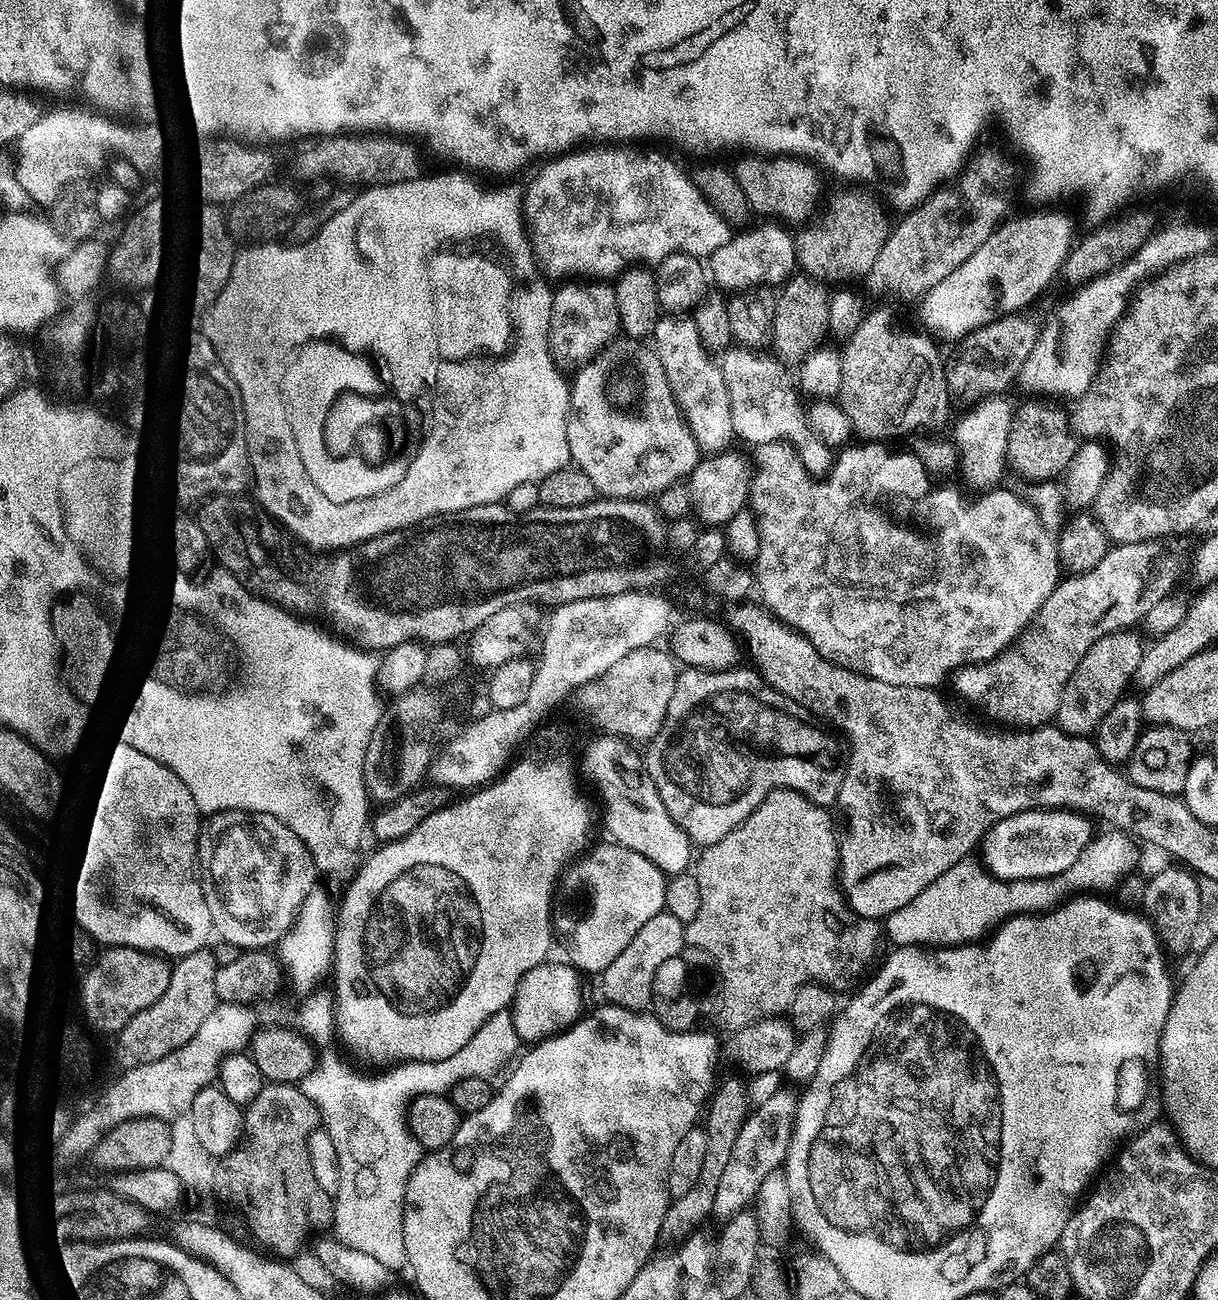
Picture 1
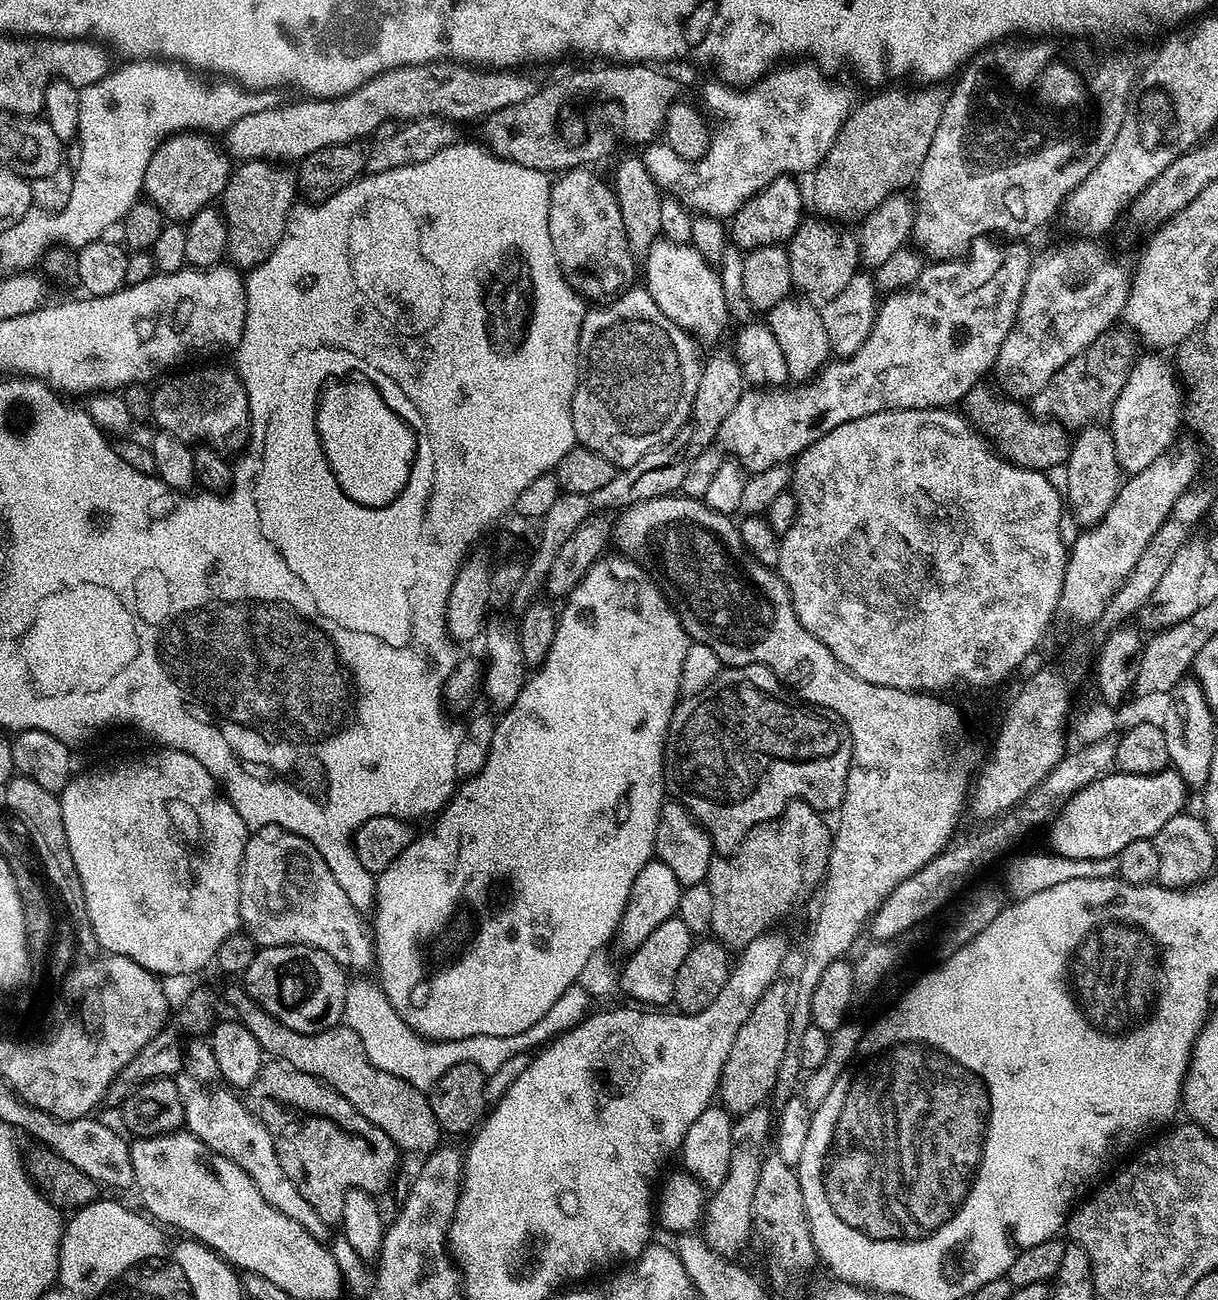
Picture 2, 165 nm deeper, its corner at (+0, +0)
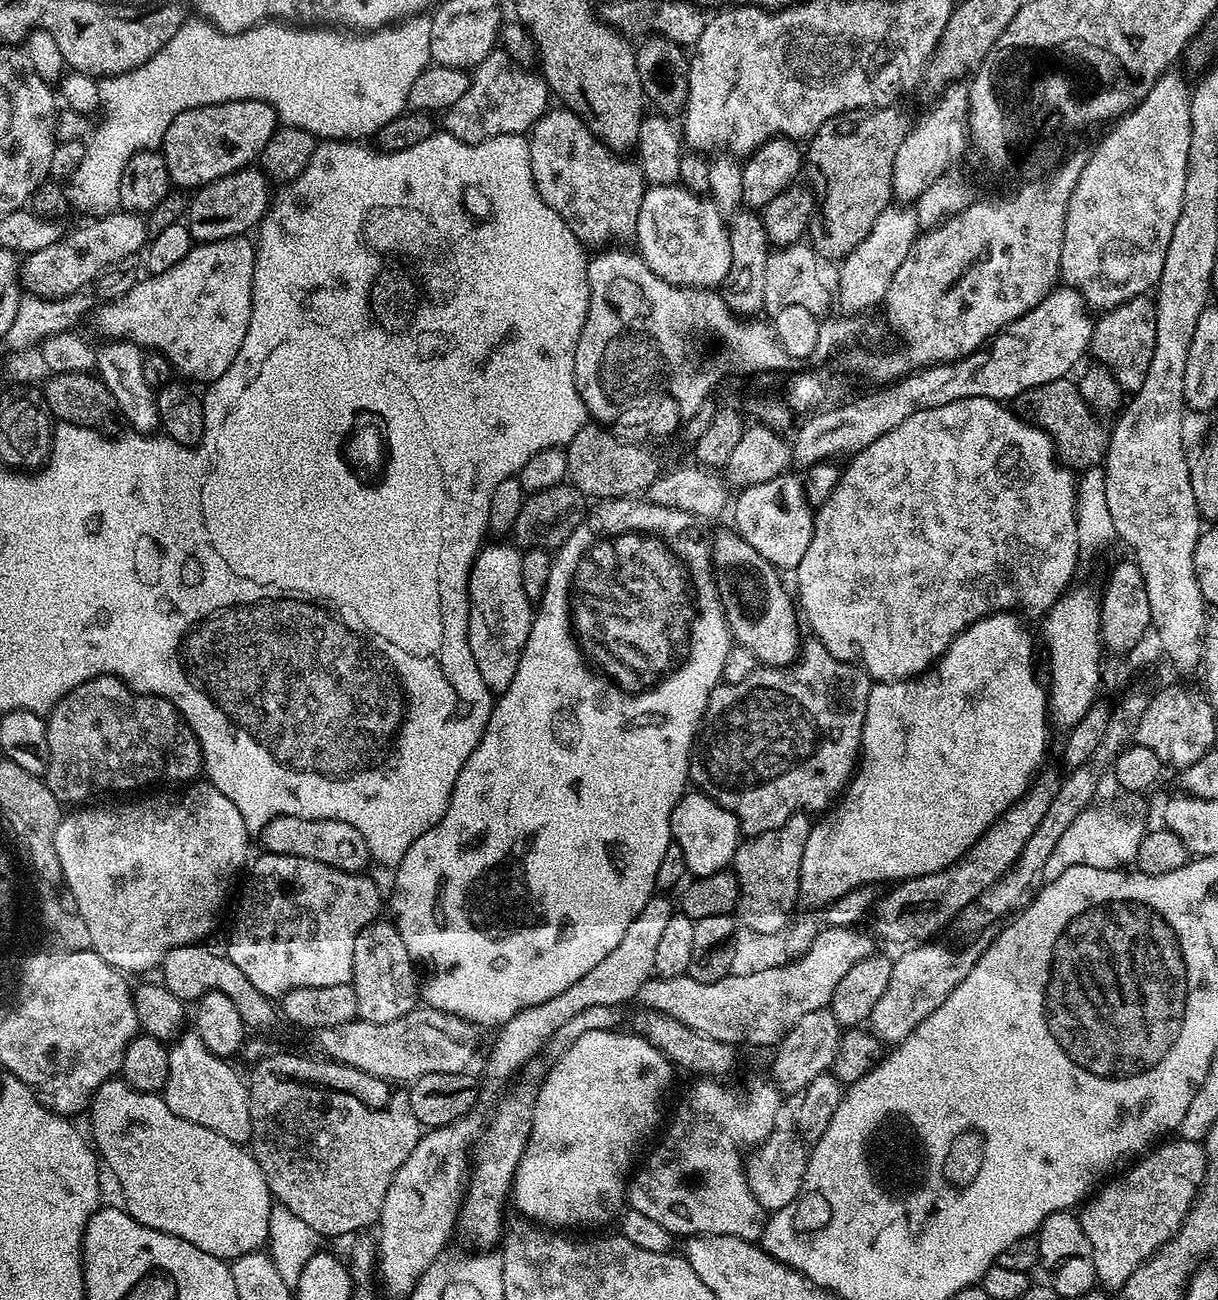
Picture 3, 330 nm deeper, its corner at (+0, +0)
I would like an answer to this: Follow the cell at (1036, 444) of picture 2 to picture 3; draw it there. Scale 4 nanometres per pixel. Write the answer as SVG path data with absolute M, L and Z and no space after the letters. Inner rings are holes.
M1065 378L1038 385L1022 396L1022 402L1028 407L1027 419L1037 428L1044 429L1052 439L1054 451L1059 463L1077 473L1088 468L1098 468L1107 457L1110 428L1101 417L1097 416L1082 398L1079 387Z

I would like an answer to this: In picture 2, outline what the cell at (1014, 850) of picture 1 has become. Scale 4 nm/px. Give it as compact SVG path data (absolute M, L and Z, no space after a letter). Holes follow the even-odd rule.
M1173 770L1154 774L1109 771L1066 802L1047 829L1047 847L1058 856L1079 860L1117 857L1130 842L1151 840L1170 818L1185 811L1188 793L1190 788Z

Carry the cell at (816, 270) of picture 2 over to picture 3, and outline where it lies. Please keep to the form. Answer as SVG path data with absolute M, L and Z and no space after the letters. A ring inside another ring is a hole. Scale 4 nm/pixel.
M900 106L859 108L830 118L807 141L807 183L818 197L818 220L824 223L814 247L828 260L839 262L849 256L870 234L878 214L893 203L894 158L909 127L910 119Z

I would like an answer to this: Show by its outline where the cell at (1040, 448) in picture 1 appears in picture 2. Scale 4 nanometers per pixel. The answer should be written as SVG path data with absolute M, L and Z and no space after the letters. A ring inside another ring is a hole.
M1113 326L1108 331L1094 338L1082 354L1070 358L1066 366L1039 390L1030 400L1030 411L1041 420L1053 420L1055 424L1069 430L1079 430L1089 424L1107 425L1114 410L1114 402L1126 384L1130 372L1138 357L1138 341L1131 331L1120 326Z

